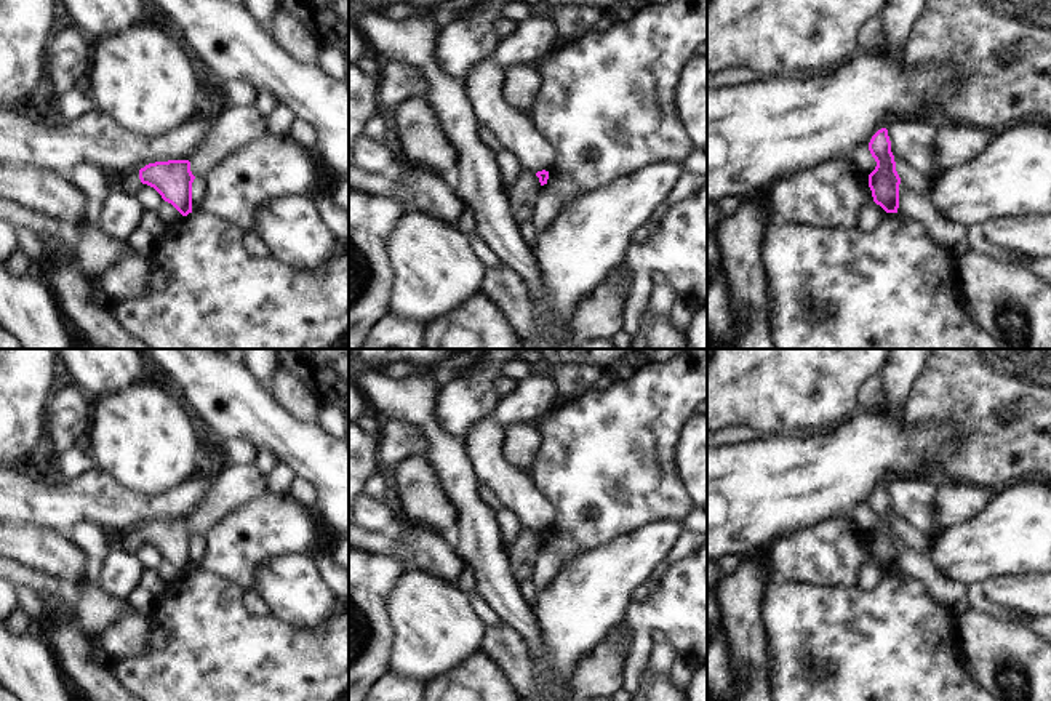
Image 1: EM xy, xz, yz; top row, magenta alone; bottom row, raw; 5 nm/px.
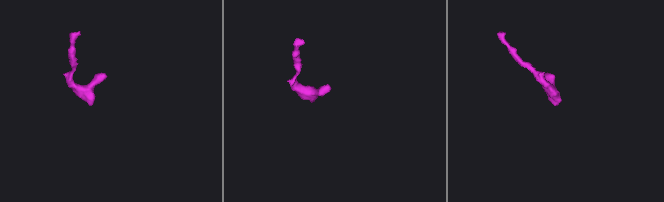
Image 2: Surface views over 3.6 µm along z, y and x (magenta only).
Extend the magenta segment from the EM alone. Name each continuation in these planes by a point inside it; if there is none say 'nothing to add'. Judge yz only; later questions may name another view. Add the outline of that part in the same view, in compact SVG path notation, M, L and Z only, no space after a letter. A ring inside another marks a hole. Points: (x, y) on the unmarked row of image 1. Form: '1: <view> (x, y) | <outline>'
nothing to add

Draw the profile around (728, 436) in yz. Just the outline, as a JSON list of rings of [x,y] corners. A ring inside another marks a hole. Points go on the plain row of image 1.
[[[723,427],[720,431],[707,431],[707,448],[709,447],[729,447],[750,440],[761,440],[769,437],[766,432],[755,431],[752,427]]]

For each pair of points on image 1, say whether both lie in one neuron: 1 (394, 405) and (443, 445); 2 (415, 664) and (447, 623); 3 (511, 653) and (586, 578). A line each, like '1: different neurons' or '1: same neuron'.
1: same neuron
2: same neuron
3: different neurons

